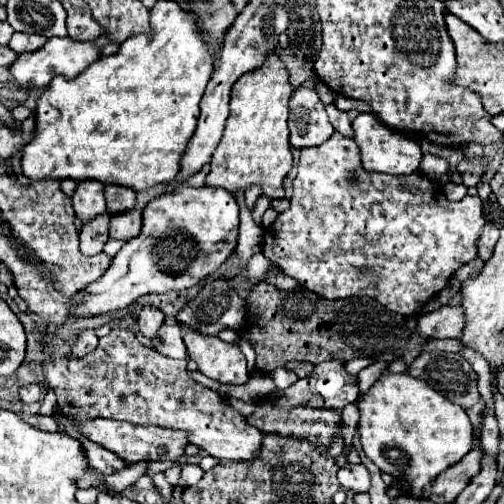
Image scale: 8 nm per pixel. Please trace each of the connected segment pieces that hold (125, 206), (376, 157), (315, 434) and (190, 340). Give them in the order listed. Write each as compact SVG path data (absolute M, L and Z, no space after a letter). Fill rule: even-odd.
M105 185L105 199L107 199L107 213L121 213L135 207L135 193L133 189L125 189L121 185Z
M359 113L357 119L353 121L353 131L355 131L355 143L361 151L361 165L369 173L391 173L391 175L409 175L417 171L421 163L421 147L415 139L395 133L387 125L383 125L373 113Z
M259 401L247 421L259 431L293 435L323 447L331 443L335 433L341 433L341 415L333 409L295 407L293 411L279 411L269 401Z
M187 331L183 341L187 355L199 365L203 375L231 385L243 385L249 379L247 359L237 345L195 331Z

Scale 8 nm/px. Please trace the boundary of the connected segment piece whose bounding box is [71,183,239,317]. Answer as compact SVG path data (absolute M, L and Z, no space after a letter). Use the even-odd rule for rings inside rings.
M187 183L177 189L153 197L143 209L141 233L125 241L123 249L113 257L107 273L83 289L73 299L73 317L103 315L127 307L135 299L149 293L185 291L201 279L219 269L237 245L239 207L235 197L217 187L189 187Z

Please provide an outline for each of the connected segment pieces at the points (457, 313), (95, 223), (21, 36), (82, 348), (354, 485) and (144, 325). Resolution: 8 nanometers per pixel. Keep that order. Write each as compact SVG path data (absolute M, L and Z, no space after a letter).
M441 307L433 313L425 313L417 319L417 331L431 339L445 339L445 337L459 337L461 325L465 325L463 309L461 307Z
M97 215L93 221L83 223L79 239L83 255L97 255L103 251L105 241L109 239L109 215Z
M13 33L9 47L15 53L25 53L25 51L37 51L41 49L49 39L41 37L41 35L27 35L27 33Z
M85 329L83 333L79 333L71 355L73 357L83 357L83 355L91 353L93 349L97 349L97 345L99 345L99 337L95 335L95 331L93 329Z
M343 465L337 473L337 479L343 489L353 489L357 493L369 489L369 471L365 465Z
M149 307L142 309L137 317L139 331L149 339L153 339L157 335L157 329L163 325L163 321L165 321L163 313L157 309L149 309Z

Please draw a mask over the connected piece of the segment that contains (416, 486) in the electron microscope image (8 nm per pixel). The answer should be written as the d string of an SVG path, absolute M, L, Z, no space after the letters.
M409 373L381 375L359 399L359 413L359 435L365 455L383 473L401 477L409 487L407 497L411 499L425 499L423 489L433 485L439 473L461 461L475 441L467 413Z

